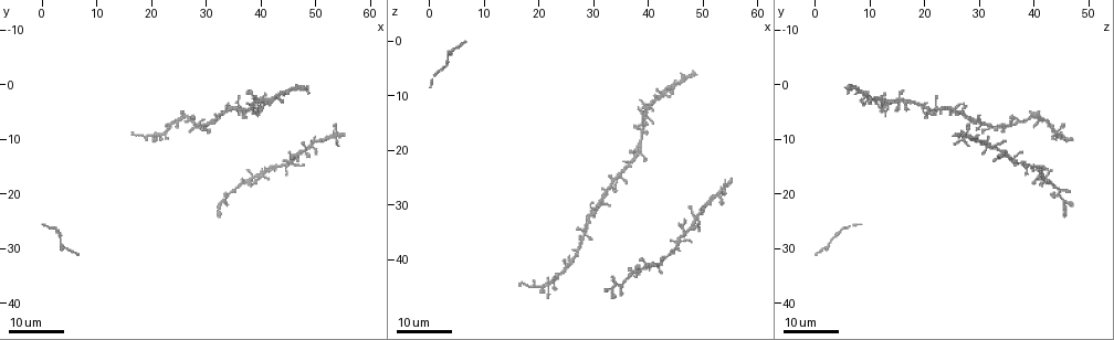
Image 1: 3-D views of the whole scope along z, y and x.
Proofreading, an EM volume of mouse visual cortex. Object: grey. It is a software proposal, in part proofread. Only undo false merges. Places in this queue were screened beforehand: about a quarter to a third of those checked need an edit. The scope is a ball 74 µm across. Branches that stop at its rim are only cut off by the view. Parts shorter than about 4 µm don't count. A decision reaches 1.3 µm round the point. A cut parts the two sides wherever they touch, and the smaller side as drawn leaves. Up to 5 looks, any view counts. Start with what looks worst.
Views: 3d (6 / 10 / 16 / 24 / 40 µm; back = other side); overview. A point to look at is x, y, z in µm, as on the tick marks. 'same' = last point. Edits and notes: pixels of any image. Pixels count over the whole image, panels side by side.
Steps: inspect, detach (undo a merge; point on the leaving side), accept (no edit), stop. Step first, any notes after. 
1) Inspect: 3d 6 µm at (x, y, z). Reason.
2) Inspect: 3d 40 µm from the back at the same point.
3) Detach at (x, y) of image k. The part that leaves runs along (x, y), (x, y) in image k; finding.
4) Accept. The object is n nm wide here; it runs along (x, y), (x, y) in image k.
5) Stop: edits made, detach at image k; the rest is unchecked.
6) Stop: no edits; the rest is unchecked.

Inspect: 3d 16 µm at (49.0, 11.0, 32.5). Looks like a crossing.

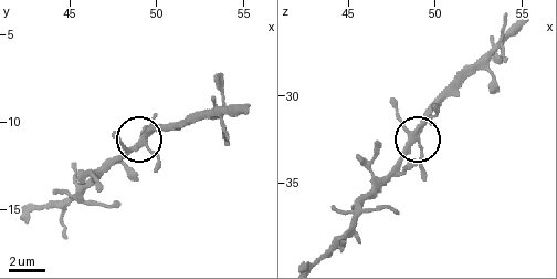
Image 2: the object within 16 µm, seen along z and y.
Inspect: 3d 10 µm at (49.0, 11.4, 32.1).

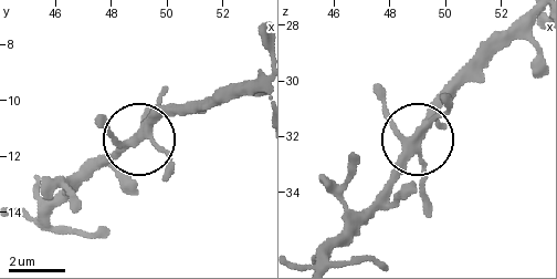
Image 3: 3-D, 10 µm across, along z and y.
Accept. The object is 310 nm wide here; all the same neuron.

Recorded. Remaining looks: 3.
Inspect: 3d 24 µm at (38.5, 5.0, 20.5). Arms part here.

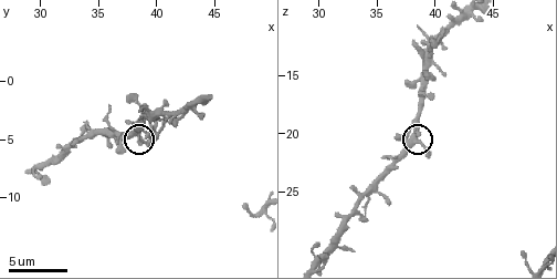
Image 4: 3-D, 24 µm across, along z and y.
Inspect: 3d 6 µm at the same point.

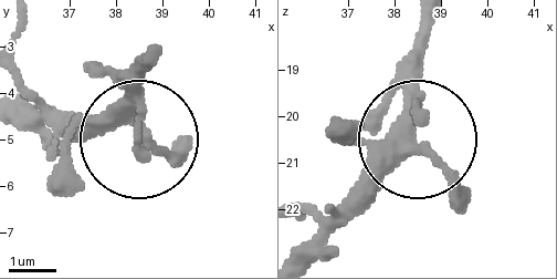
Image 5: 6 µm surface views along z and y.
Accept. The side arm is 22 µm long; it runs along (306, 257), (412, 150), (412, 59) in image 5; continuous, no second neuron.

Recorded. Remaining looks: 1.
Stop: no edits; the rest is unchecked.

